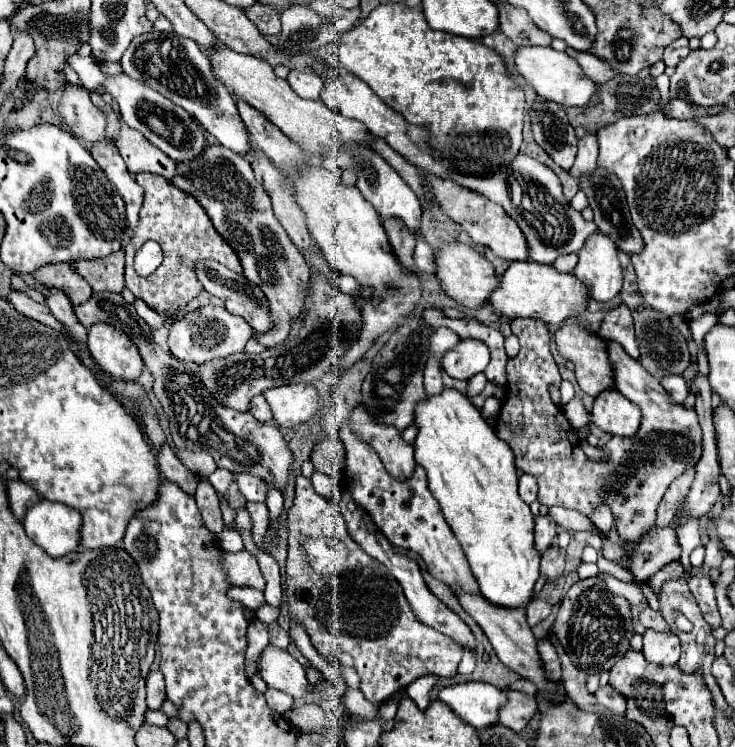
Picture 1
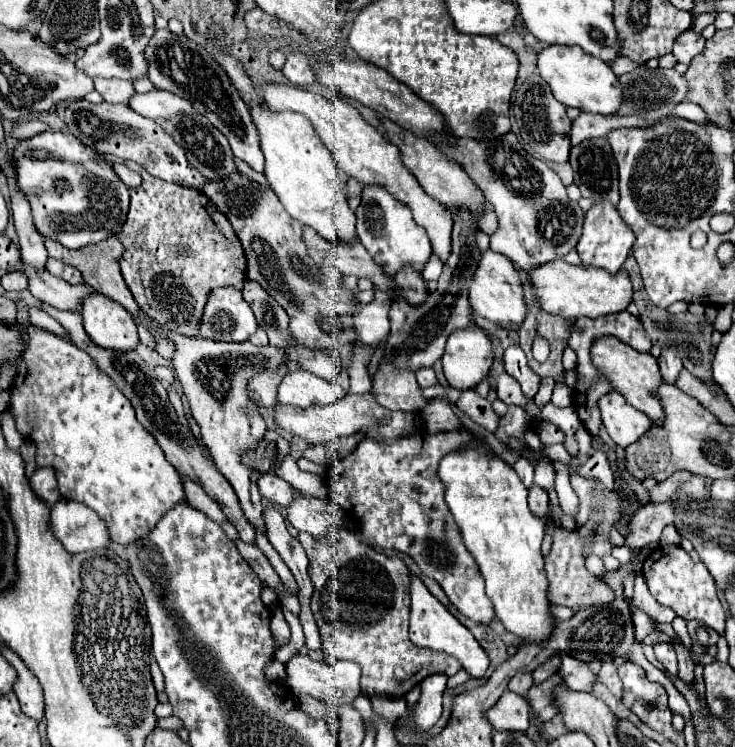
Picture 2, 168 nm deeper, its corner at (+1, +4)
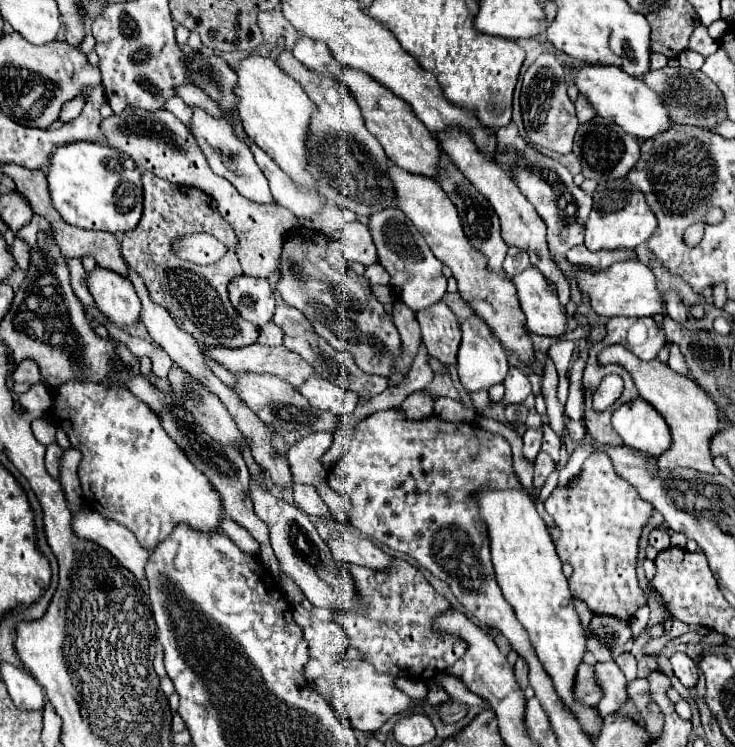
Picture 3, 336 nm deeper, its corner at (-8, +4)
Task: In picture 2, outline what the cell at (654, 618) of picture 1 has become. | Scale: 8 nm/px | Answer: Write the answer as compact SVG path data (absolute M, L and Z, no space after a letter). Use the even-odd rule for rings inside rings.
M670 641L672 645L674 645L674 649L676 649L676 653L678 653L678 667L680 667L680 673L678 673L678 677L690 687L690 683L694 681L694 675L692 675L692 671L694 671L694 663L692 663L692 659L690 659L690 655L688 655L688 649L682 645L682 643L678 643L678 641Z

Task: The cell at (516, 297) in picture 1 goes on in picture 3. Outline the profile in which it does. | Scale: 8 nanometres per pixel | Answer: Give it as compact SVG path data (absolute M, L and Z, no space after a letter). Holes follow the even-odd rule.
M637 259L617 261L605 271L589 271L579 265L571 265L571 269L579 291L589 297L589 305L597 315L637 319L637 317L651 317L655 313L661 313L661 297L655 287L655 275L649 271L649 267L645 267Z

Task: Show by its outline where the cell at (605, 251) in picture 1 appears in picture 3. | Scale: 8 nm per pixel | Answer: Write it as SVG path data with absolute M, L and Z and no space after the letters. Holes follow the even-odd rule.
M627 181L619 183L599 183L593 195L593 211L585 225L585 247L589 251L617 251L635 249L645 243L655 231L655 215L647 207L643 195L635 191Z

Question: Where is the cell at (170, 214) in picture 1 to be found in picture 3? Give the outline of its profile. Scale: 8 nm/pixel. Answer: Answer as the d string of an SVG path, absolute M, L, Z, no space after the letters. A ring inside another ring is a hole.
M151 171L143 173L143 217L139 225L123 235L121 253L127 265L143 279L153 303L165 307L181 331L193 335L201 345L213 347L245 347L257 341L259 329L235 315L227 297L231 279L243 275L237 259L237 237L229 221L219 215L215 201L193 187L173 185L159 179ZM185 233L211 233L225 247L227 253L211 265L193 265L171 255L171 241Z

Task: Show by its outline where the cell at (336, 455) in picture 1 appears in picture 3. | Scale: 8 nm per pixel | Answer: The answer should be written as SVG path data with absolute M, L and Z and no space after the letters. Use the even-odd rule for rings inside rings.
M309 433L307 437L299 439L291 449L289 449L289 467L291 467L291 473L293 473L293 481L295 483L313 483L319 491L327 491L329 487L325 483L319 483L325 479L325 473L319 465L319 459L321 455L333 445L333 433Z

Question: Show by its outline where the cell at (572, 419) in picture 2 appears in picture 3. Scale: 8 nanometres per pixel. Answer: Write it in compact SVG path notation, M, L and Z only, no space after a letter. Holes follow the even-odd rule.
M511 367L505 381L503 381L503 387L505 387L505 403L511 405L511 403L523 403L529 395L531 395L531 383L529 383L529 377L519 369L519 367Z

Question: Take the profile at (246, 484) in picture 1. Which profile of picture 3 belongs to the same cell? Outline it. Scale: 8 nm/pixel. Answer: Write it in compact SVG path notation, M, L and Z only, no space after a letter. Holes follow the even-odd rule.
M295 483L293 485L293 499L295 499L295 505L307 515L317 515L317 517L329 517L331 515L331 511L327 509L327 505L323 503L323 499L319 497L319 493L313 485Z

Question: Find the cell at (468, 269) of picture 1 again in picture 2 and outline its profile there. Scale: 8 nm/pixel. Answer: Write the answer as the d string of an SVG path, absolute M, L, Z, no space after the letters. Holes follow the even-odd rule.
M486 251L480 259L480 265L474 273L472 285L470 285L470 303L474 307L474 313L480 317L486 317L492 323L498 325L522 325L526 317L526 301L524 301L524 289L520 281L520 273L516 271L514 263L494 251Z

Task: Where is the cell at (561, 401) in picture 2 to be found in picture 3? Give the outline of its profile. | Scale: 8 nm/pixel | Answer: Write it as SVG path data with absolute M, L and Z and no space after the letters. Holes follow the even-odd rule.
M567 421L567 435L571 437L571 441L581 443L585 433L587 433L587 429L585 429L583 423L571 423L571 421Z

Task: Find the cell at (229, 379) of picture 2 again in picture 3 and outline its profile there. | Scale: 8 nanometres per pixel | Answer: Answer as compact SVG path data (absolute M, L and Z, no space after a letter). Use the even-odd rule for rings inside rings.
M259 465L259 477L251 475L249 485L251 485L251 503L255 509L255 515L269 527L271 547L281 565L281 573L273 575L273 579L279 585L283 579L291 579L303 591L303 595L317 607L325 607L329 611L351 609L355 605L355 585L351 575L343 571L343 563L335 563L327 543L319 537L317 529L309 521L309 517L303 515L303 511L269 495L269 489L263 487L265 477L267 477L267 471L265 467Z

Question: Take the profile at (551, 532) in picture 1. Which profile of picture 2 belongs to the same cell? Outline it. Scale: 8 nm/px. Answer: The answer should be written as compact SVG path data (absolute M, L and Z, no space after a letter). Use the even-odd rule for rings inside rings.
M536 483L528 489L528 505L536 515L548 513L548 493Z

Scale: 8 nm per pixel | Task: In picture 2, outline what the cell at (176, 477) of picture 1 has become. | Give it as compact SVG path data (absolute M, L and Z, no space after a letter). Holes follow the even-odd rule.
M182 477L182 481L184 481L184 491L186 491L186 499L188 499L190 507L202 511L208 519L214 519L214 523L218 523L218 525L226 523L226 515L222 515L222 509L218 507L218 503L214 503L214 501L206 495L206 491L202 491L200 485L192 483L192 481L186 479L186 477Z

